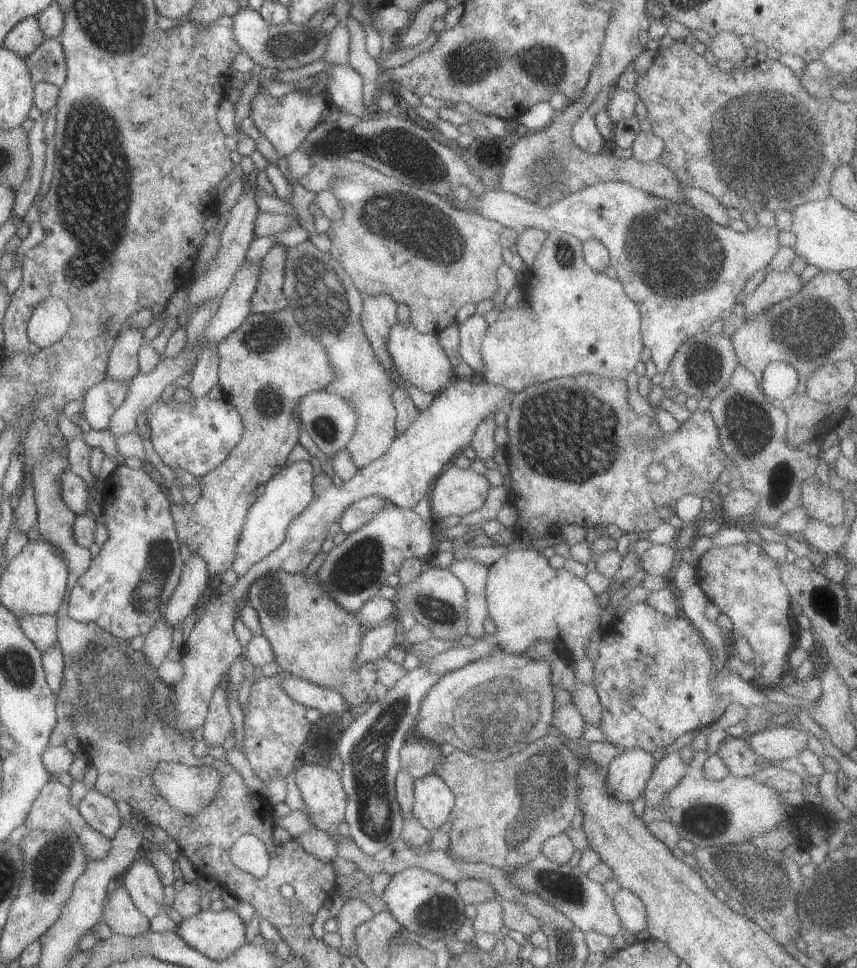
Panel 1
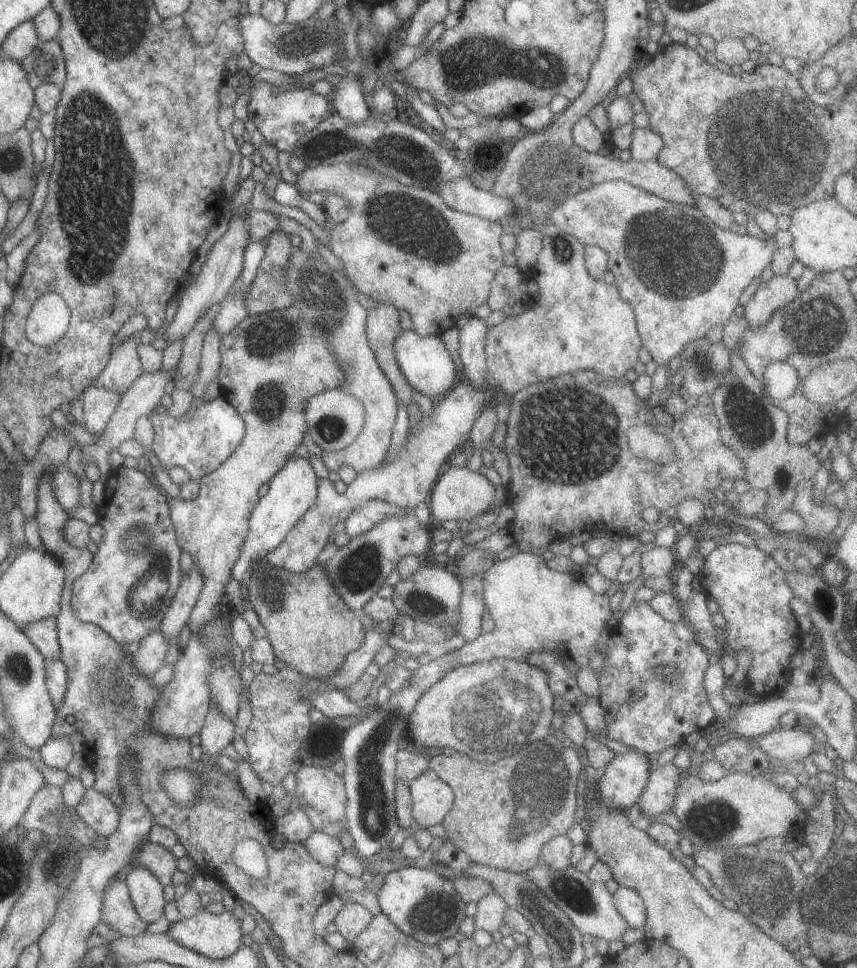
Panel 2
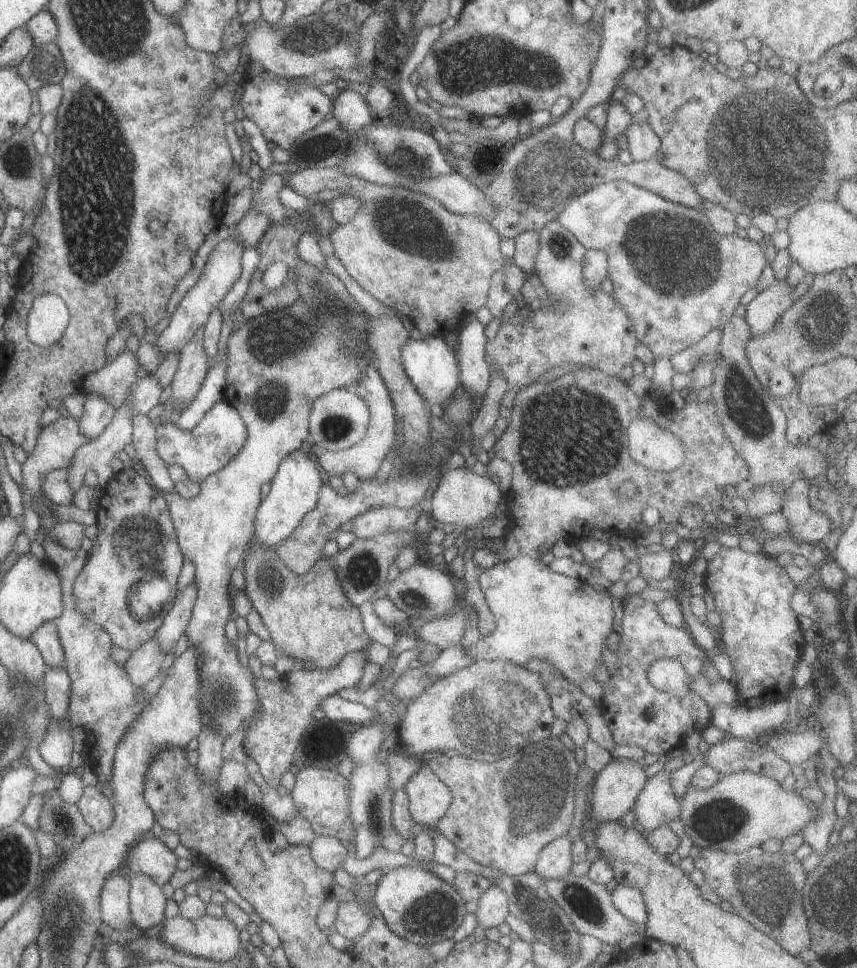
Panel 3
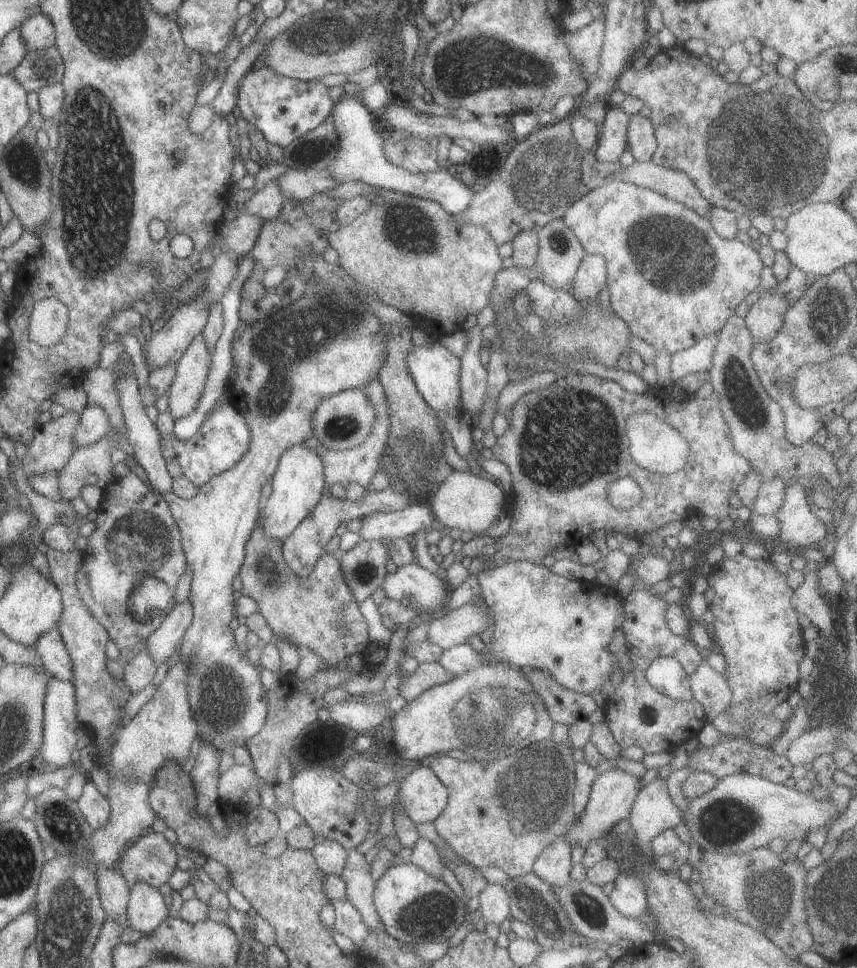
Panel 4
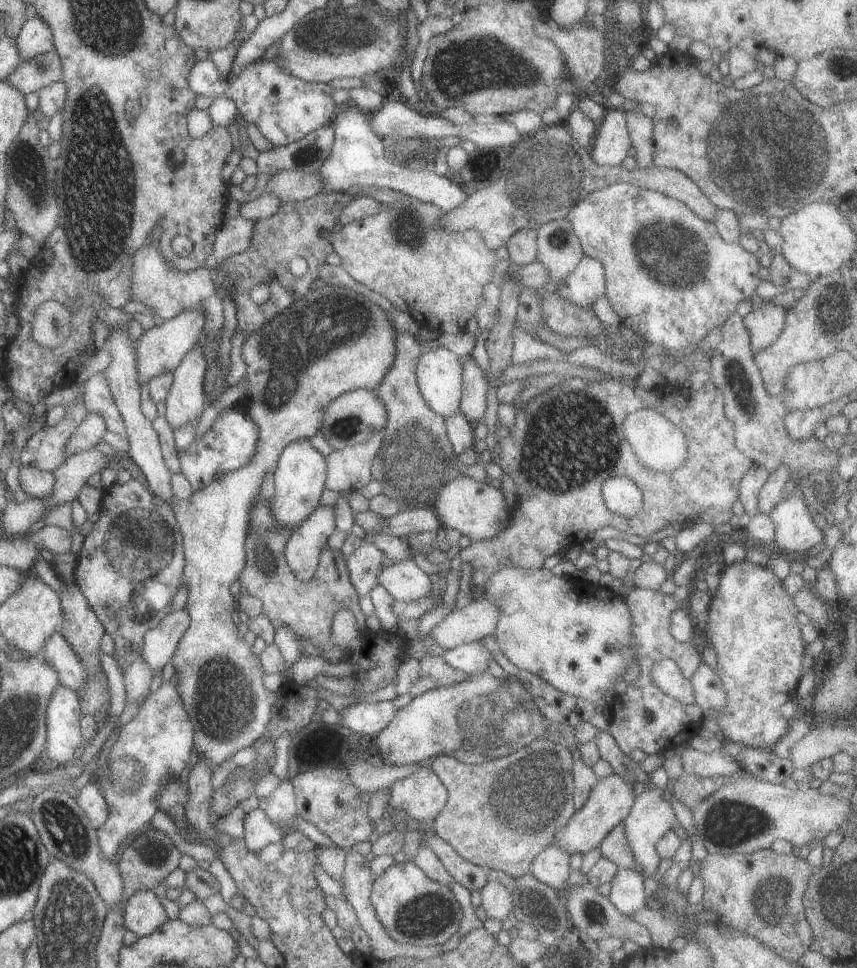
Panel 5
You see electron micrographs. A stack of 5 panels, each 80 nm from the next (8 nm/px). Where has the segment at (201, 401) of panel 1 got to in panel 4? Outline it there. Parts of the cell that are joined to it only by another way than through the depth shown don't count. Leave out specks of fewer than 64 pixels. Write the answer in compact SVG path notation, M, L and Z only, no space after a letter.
M226 404L213 413L209 411L197 432L187 440L177 440L171 432L161 434L160 451L166 461L175 460L181 474L198 487L212 476L231 468L243 456L249 441L250 432L240 412L233 405Z

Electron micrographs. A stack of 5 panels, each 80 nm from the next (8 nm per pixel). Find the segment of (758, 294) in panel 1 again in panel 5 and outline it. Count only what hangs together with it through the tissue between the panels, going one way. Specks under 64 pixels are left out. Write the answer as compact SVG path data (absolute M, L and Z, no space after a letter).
M763 300L742 318L753 353L767 348L777 338L784 325L785 311L771 301Z

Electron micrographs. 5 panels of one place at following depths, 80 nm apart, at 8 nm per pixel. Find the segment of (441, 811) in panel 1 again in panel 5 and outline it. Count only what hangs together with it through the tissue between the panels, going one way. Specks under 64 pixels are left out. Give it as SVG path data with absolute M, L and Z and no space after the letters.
M429 765L395 781L387 789L389 809L403 810L411 825L431 822L448 795Z

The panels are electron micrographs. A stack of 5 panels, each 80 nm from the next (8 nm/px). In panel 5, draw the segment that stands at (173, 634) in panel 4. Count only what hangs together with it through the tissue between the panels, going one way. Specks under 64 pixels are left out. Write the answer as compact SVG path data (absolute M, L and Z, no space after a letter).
M183 608L169 611L154 627L145 631L139 658L153 674L170 662L179 639L188 629L188 622L188 612Z

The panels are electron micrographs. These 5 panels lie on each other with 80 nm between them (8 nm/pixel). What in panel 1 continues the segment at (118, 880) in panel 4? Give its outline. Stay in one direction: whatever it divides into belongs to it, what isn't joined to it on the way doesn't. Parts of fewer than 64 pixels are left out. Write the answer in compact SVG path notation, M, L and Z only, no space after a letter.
M118 881L102 904L100 920L116 935L136 937L148 930L148 920L132 903L127 891Z

